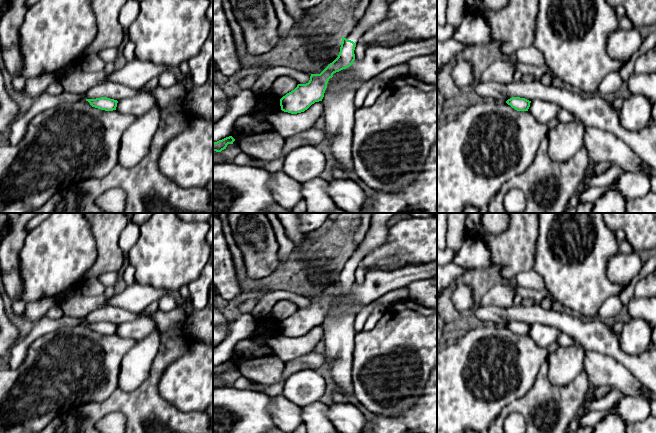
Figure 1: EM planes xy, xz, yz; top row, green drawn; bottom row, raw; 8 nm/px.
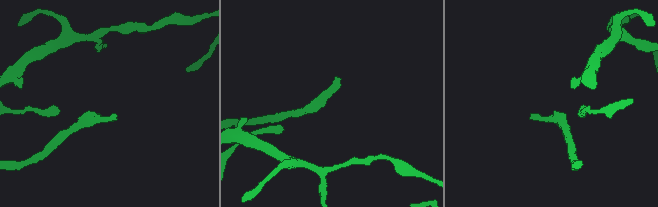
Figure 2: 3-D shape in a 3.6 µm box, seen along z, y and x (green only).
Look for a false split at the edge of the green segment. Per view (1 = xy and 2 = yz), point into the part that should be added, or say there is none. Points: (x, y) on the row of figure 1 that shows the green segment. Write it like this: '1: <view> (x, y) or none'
1: none
2: none

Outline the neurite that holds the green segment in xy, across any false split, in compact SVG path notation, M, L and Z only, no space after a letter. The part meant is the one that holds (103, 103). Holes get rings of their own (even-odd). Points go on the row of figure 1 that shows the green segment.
M101 97L96 99L86 99L90 103L92 107L105 110L105 111L113 111L116 110L117 100L110 99L107 97Z

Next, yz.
M512 97L506 103L517 111L528 111L531 101L525 98Z

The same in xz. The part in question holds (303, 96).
M370 0L361 10L342 37L338 57L320 74L311 74L306 84L298 84L291 92L280 99L281 110L297 114L307 110L315 102L322 101L327 83L333 74L350 67L354 60L356 44L374 25L381 23L388 15L389 0Z

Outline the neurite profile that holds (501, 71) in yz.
M498 58L482 73L480 81L508 84L513 81L514 72L514 62Z

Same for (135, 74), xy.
M138 58L127 63L122 69L111 73L108 81L118 82L140 91L152 78L164 72L174 73L177 83L183 83L187 93L193 89L191 76L185 75L179 67L158 65Z

